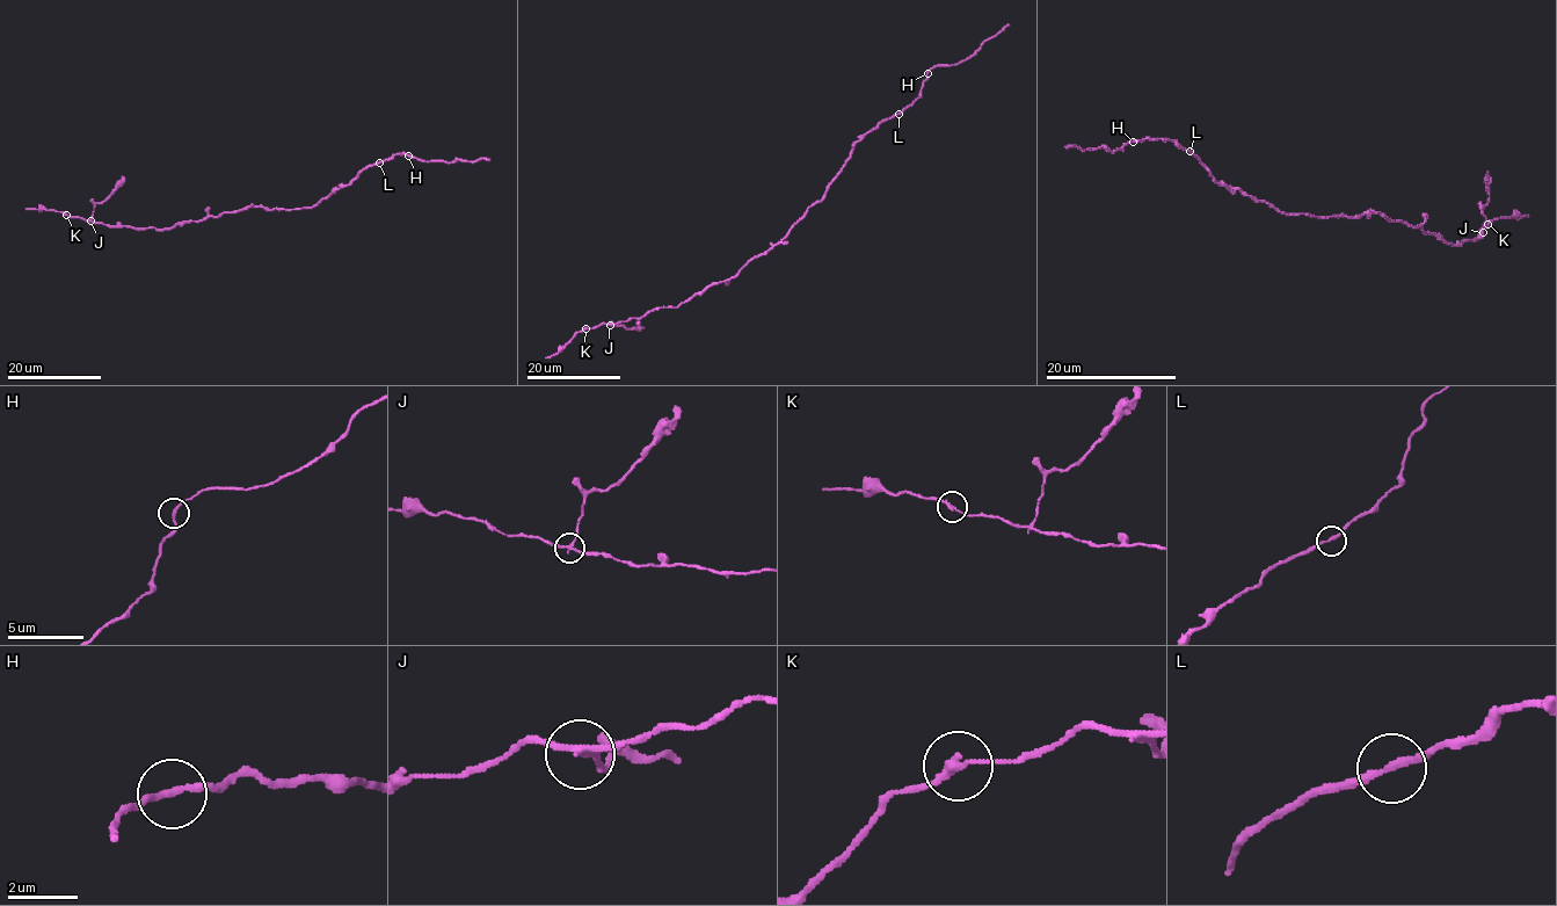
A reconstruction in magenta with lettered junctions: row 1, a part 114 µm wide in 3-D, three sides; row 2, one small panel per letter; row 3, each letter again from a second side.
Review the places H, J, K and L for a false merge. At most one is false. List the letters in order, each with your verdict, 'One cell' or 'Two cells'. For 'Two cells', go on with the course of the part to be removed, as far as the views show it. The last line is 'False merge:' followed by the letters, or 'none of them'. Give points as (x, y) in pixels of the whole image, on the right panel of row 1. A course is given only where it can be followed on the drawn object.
H: One cell
J: Two cells. Course of the part to remove: (1483, 233), (1486, 219), (1483, 210), (1489, 201), (1488, 171)
K: One cell
L: One cell
False merge: J

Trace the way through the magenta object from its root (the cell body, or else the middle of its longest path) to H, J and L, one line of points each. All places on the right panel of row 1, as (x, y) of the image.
H: (1331, 217), (1285, 214), (1238, 189), (1217, 185), (1194, 154), (1172, 140), (1133, 142)
J: (1331, 217), (1379, 214), (1419, 226), (1424, 233), (1434, 233), (1452, 244), (1476, 239), (1483, 233)
L: (1331, 217), (1285, 214), (1238, 189), (1217, 185), (1190, 151)

